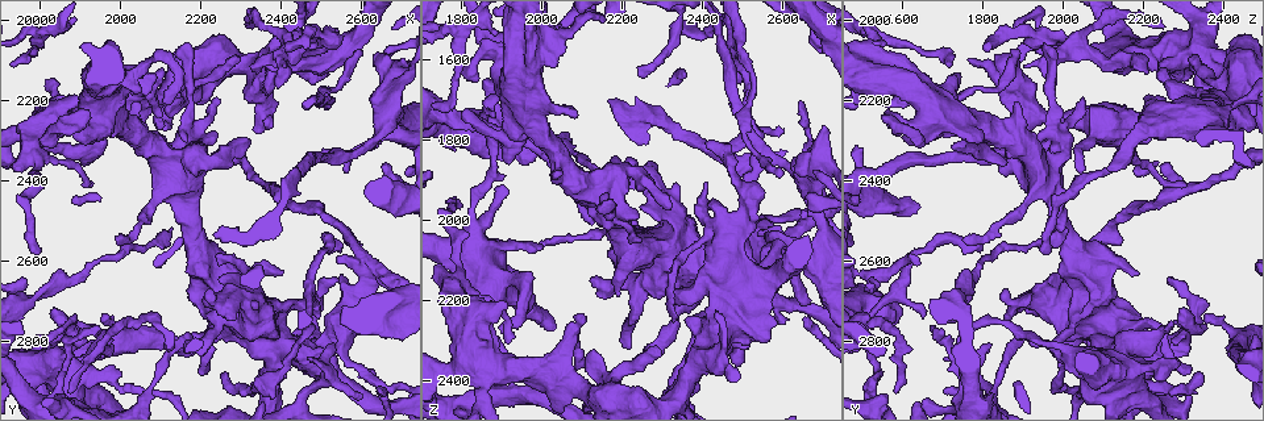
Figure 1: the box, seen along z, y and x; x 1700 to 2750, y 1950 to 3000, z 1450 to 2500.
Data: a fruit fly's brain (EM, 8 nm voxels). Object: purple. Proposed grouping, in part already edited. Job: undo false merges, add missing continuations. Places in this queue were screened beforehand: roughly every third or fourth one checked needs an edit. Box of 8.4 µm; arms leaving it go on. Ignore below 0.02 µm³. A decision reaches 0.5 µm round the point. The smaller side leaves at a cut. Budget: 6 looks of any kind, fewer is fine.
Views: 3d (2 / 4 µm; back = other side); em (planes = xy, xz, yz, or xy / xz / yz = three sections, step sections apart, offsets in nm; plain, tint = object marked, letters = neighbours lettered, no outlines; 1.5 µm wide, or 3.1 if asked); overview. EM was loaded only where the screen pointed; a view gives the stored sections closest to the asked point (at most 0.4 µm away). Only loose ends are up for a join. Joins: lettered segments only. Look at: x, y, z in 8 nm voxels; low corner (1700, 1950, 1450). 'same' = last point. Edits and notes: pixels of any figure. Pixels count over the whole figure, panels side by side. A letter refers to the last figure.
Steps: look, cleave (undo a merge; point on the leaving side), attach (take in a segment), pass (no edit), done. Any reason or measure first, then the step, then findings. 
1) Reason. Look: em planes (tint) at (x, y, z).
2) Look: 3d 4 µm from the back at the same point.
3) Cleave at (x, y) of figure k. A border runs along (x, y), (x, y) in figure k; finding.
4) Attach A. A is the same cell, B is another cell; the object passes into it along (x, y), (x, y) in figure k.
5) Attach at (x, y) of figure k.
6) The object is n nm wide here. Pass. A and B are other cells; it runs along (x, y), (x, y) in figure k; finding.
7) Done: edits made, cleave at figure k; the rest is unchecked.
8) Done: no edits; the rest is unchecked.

Free end. Look: 3d 4 µm at (2545, 2565, 1795).

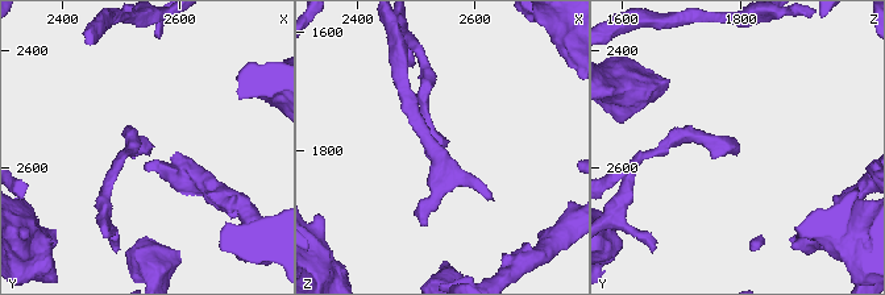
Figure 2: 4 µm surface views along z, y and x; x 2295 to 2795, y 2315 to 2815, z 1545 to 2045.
Look: em xz step 4 (letters) at (2540, 2575, 1805).

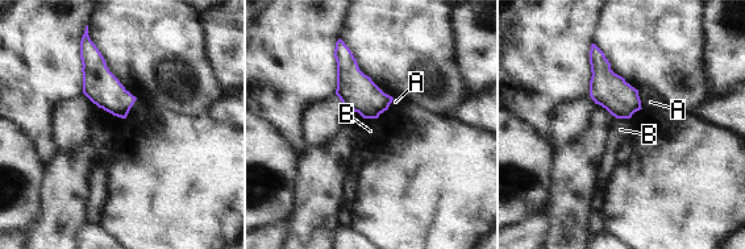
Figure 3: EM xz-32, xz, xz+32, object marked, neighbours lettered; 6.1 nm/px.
Look: em planes (letters) at the same point.

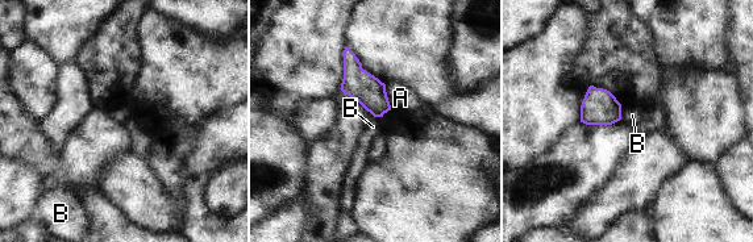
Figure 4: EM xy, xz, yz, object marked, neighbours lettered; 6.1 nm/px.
Pass. A and B are other cells; a border runs along (620, 105), (622, 119) in figure 4; no lettered segment goes on from it.

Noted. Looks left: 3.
Thin end. Look: 3d 2 µm from the back at (1815, 2810, 1735).

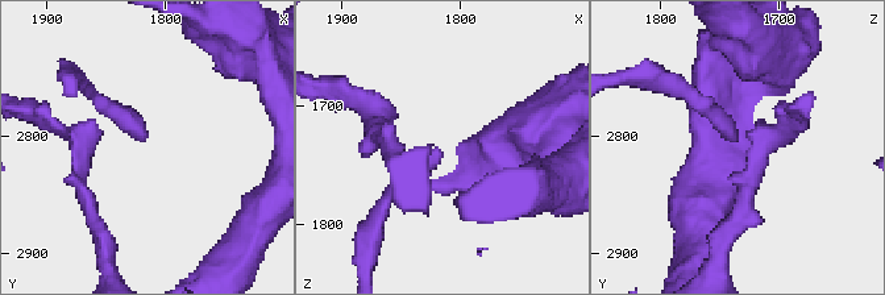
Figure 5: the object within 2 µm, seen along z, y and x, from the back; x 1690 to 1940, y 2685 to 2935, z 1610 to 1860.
Now the EM. Look: em planes (letters) at (1816, 2806, 1736).

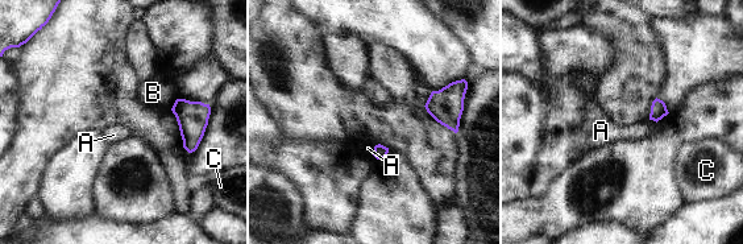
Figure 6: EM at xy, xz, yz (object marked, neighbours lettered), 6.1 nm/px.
The object is 90 nm wide here. Pass. A, B and C are other cells; a border runs along (374, 147), (372, 154) in figure 6; none of them fits.

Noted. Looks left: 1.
Done: no edits; the rest is unchecked.

